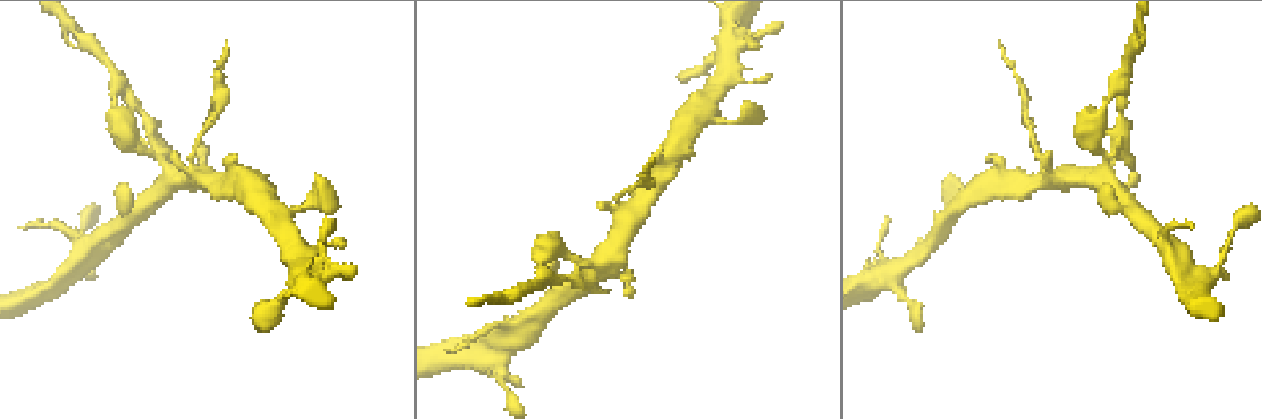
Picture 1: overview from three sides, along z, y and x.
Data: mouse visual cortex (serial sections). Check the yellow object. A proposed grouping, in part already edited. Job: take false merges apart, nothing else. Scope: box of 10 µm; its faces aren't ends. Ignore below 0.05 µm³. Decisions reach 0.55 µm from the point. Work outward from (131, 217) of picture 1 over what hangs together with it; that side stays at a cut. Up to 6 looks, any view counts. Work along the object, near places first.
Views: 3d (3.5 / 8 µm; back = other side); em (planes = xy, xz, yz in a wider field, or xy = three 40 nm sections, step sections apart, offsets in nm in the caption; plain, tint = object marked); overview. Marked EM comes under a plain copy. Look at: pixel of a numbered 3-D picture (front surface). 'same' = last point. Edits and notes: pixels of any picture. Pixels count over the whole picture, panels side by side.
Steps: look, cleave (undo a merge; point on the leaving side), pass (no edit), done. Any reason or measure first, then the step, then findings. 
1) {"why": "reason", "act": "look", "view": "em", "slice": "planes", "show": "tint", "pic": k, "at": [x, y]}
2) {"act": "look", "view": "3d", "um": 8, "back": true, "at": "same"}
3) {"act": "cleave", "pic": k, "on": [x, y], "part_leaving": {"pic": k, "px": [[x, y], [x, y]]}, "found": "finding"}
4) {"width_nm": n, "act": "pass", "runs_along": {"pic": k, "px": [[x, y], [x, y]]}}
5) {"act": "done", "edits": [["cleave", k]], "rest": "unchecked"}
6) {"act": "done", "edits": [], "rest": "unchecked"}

{"why": "sudden change in width", "act": "look", "view": "3d", "um": 3.5, "pic": 1, "at": [135, 144]}

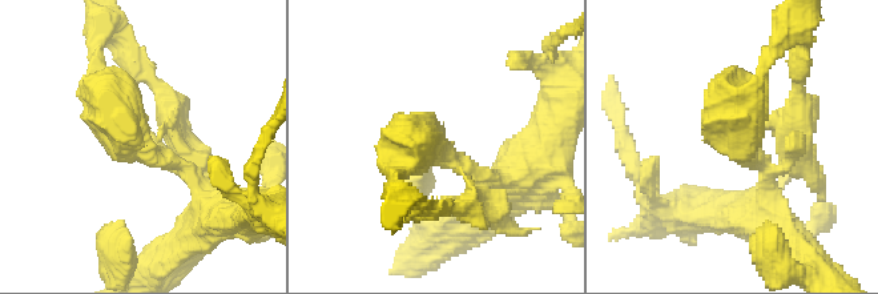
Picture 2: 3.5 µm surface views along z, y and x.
{"arm_widths_nm": [200, 400], "why": "now the EM", "act": "look", "view": "em", "slice": "xy", "step": 3, "show": "tint", "pic": 2, "at": [435, 155]}

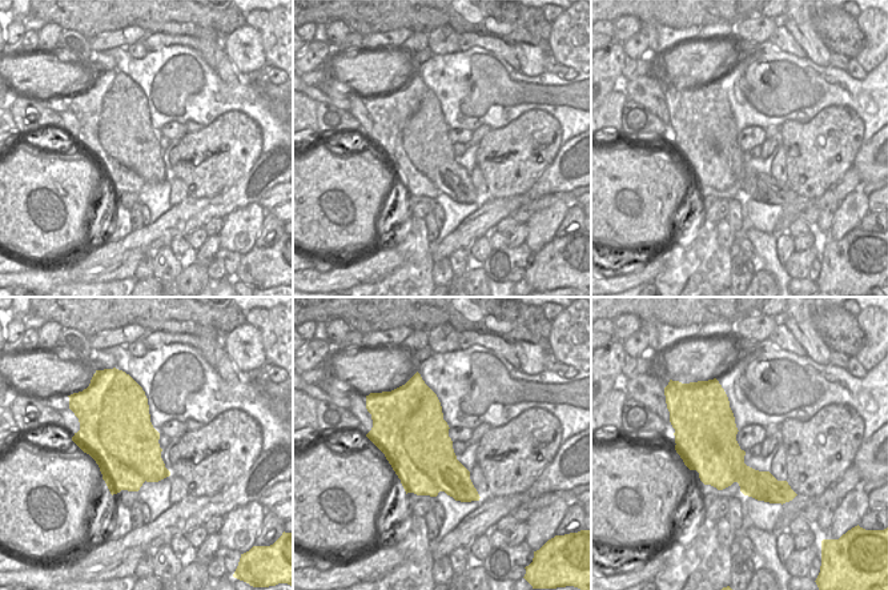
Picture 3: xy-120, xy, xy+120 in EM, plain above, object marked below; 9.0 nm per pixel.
{"act": "look", "view": "em", "slice": "xy", "step": 5, "show": "tint", "at": "same"}

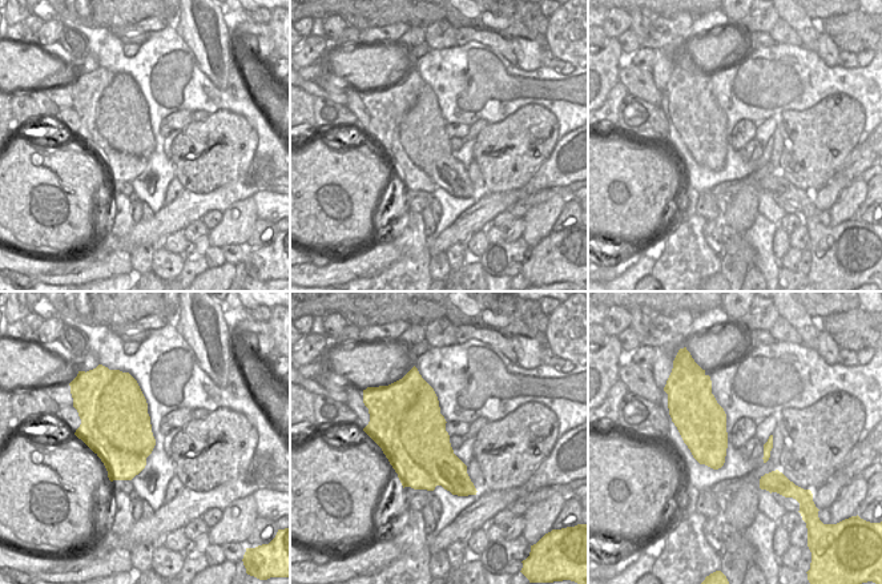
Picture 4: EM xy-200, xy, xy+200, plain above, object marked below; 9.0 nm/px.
{"act": "cleave", "pic": 2, "on": [121, 108], "part_leaving": {"pic": 2, "px": [[143, 148], [97, 91], [93, 41]]}, "found": "two cells meet here"}

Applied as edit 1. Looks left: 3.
{"why": "redraw", "act": "look", "view": "overview"}

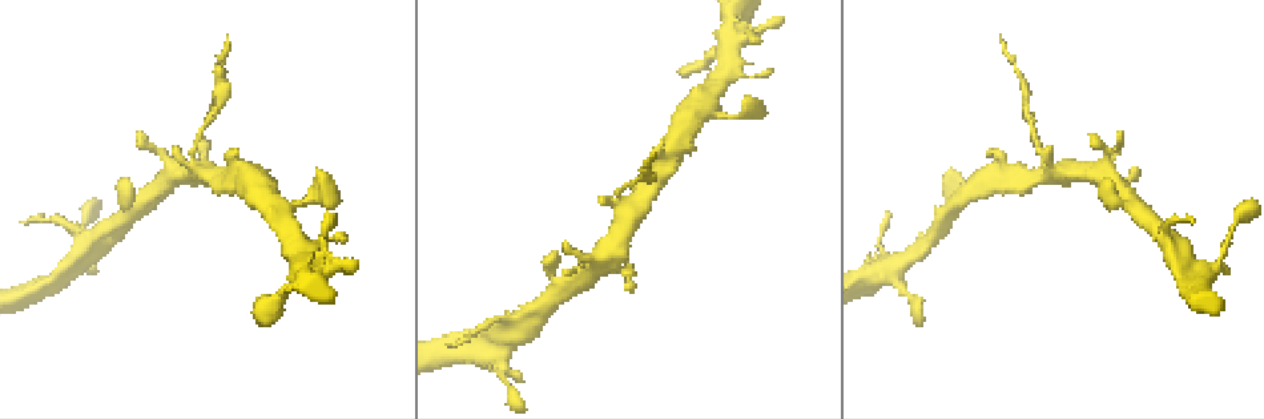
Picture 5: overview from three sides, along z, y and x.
{"why": "sharp bend", "act": "look", "view": "em", "slice": "xy", "step": 1, "show": "tint", "pic": 5, "at": [504, 342]}

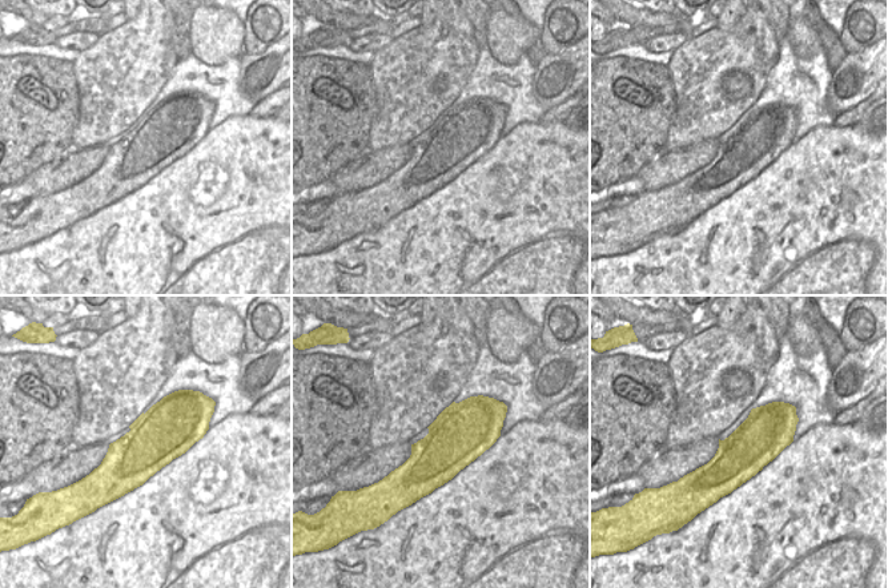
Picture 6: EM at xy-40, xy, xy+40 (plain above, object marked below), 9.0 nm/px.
{"act": "look", "view": "3d", "um": 3.5, "at": "same"}

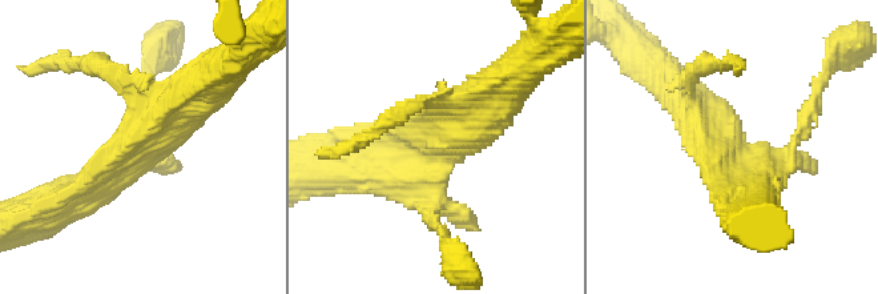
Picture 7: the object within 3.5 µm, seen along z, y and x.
{"act": "pass", "found": "one cell here"}

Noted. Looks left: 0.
{"act": "done", "edits": [["cleave", 2]], "rest": "unchecked"}

